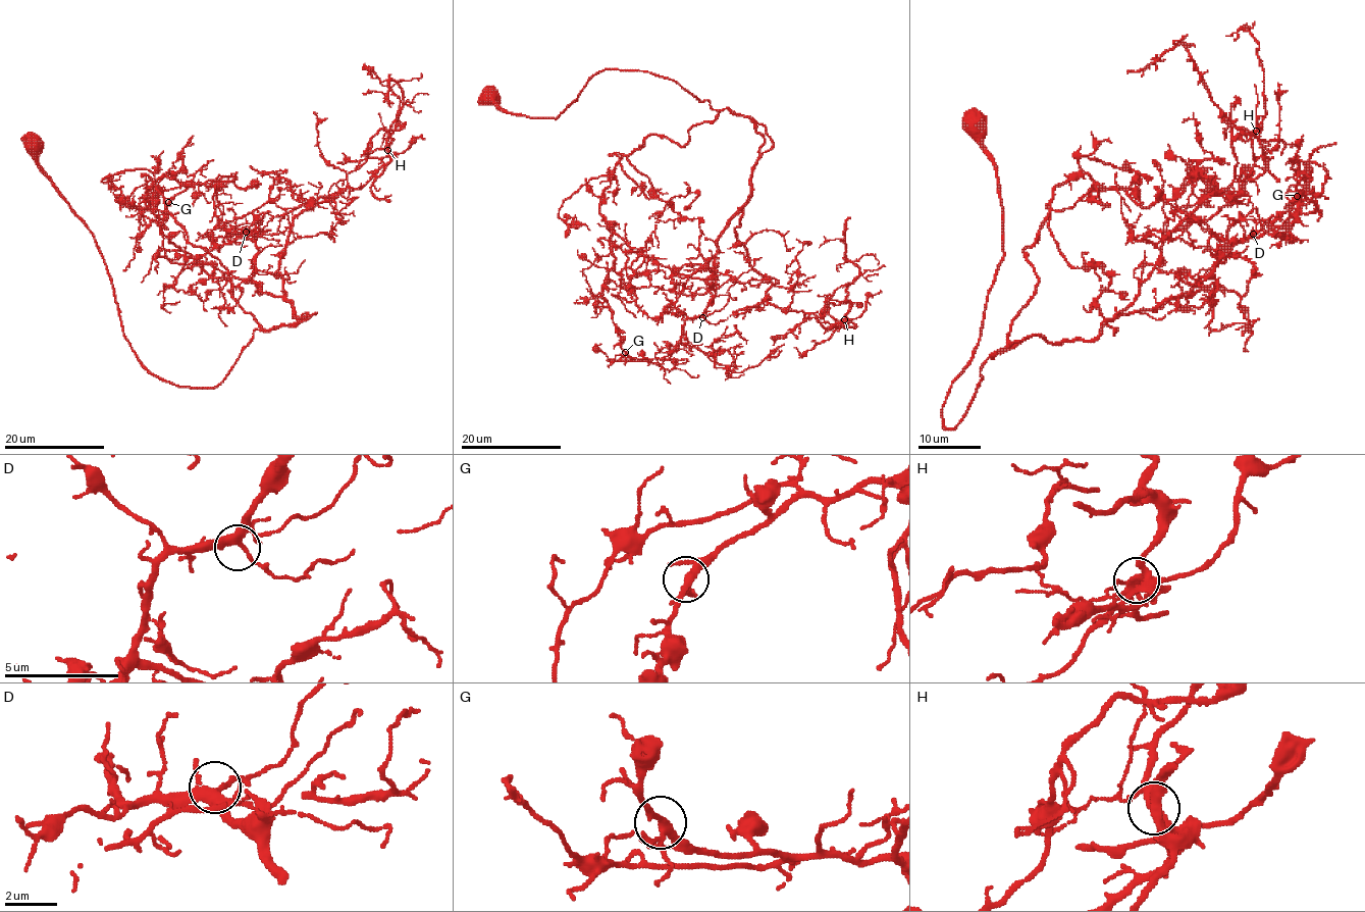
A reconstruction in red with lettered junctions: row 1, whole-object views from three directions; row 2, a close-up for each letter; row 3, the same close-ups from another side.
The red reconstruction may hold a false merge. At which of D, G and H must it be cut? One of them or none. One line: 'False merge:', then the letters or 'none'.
False merge: H

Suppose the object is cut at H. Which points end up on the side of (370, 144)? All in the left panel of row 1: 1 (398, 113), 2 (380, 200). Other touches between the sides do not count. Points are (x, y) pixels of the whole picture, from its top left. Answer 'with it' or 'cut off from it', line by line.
1: cut off from it
2: cut off from it

